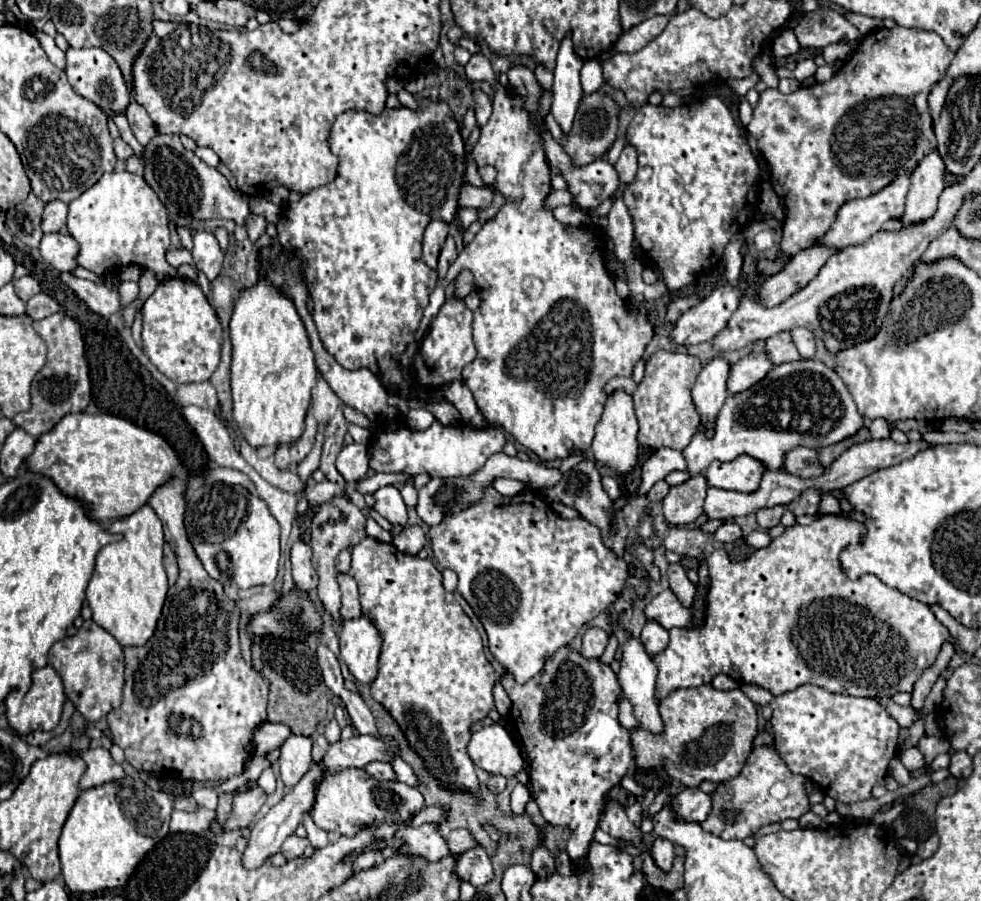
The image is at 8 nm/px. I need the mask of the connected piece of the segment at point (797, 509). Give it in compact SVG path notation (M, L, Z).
M806 490L802 496L798 496L798 500L794 500L788 508L798 516L798 514L810 514L814 516L818 512L818 504L820 504L820 492L816 490Z

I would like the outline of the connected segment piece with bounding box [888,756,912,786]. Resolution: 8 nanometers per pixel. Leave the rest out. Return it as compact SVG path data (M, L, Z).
M896 756L892 762L890 762L890 768L888 768L890 776L900 784L900 786L906 786L912 778L910 778L910 772L904 768L904 764L900 762L900 756Z

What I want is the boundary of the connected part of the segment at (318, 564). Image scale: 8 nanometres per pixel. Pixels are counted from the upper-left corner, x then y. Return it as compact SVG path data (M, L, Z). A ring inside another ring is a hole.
M334 498L326 504L320 506L320 512L312 518L312 526L310 526L310 532L312 532L312 552L314 552L314 568L318 572L318 578L320 578L320 584L318 584L318 598L320 602L324 604L324 610L336 620L336 622L342 622L342 616L340 616L340 588L338 588L338 582L336 582L336 568L334 568L334 558L338 556L340 550L344 548L350 548L354 544L358 544L360 540L366 538L366 532L364 532L364 526L366 526L366 516L360 512L360 508L356 508L352 502L344 500L344 498Z

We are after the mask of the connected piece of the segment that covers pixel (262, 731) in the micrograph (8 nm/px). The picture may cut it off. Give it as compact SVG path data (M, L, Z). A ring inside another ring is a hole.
M264 722L257 728L253 736L253 755L266 756L272 750L276 750L288 736L290 728L280 723Z

